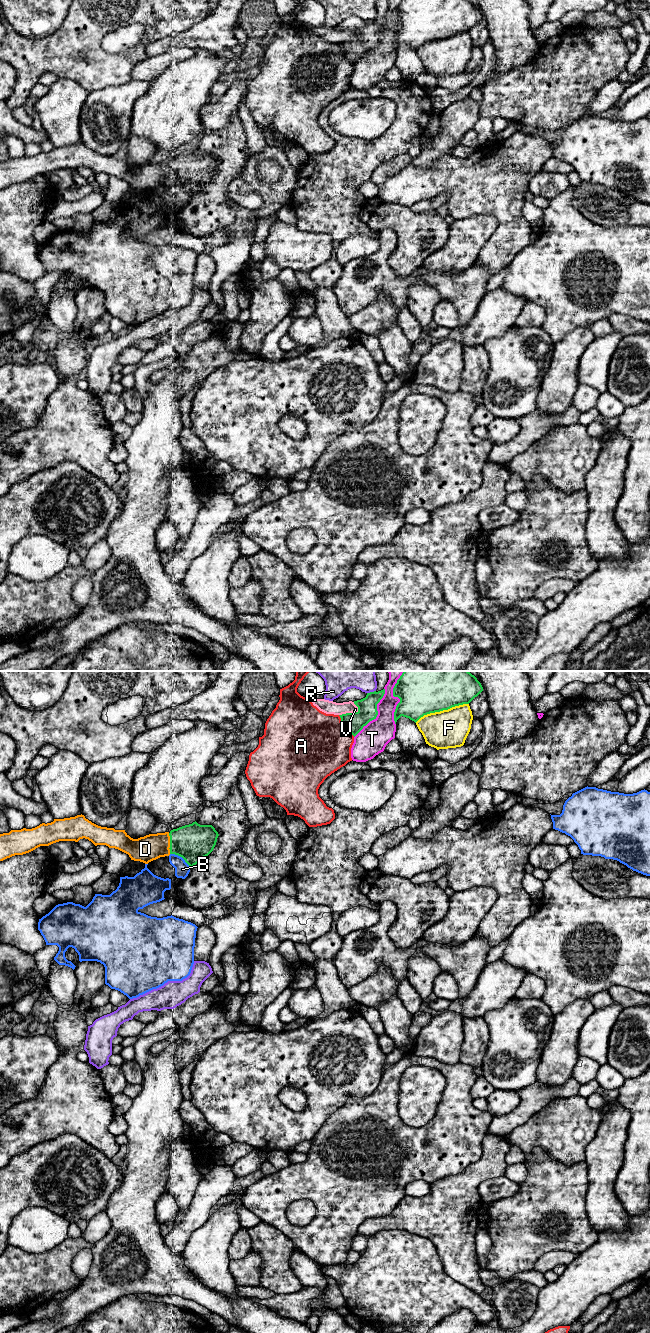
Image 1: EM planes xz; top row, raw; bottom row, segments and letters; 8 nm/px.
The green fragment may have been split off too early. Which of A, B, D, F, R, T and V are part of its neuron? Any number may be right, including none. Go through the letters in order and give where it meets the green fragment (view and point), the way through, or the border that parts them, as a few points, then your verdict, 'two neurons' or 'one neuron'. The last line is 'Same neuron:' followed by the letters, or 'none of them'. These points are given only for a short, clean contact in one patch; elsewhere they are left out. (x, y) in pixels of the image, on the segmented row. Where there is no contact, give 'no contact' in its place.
A: xz (345, 726) | two neurons
B: xz (181, 856) | two neurons
D: xz (170, 843) | one neuron
F: xz (441, 710) | two neurons
R: xz (371, 692) | two neurons
T: xz (397, 696) | two neurons
V: xz (349, 713) | two neurons
Same neuron: D

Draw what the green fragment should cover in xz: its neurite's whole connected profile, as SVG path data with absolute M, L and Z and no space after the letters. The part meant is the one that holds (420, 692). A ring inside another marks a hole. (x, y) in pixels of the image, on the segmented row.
M404 671L393 688L393 696L400 699L395 724L401 716L416 723L424 715L469 704L482 691L481 683L469 671Z

